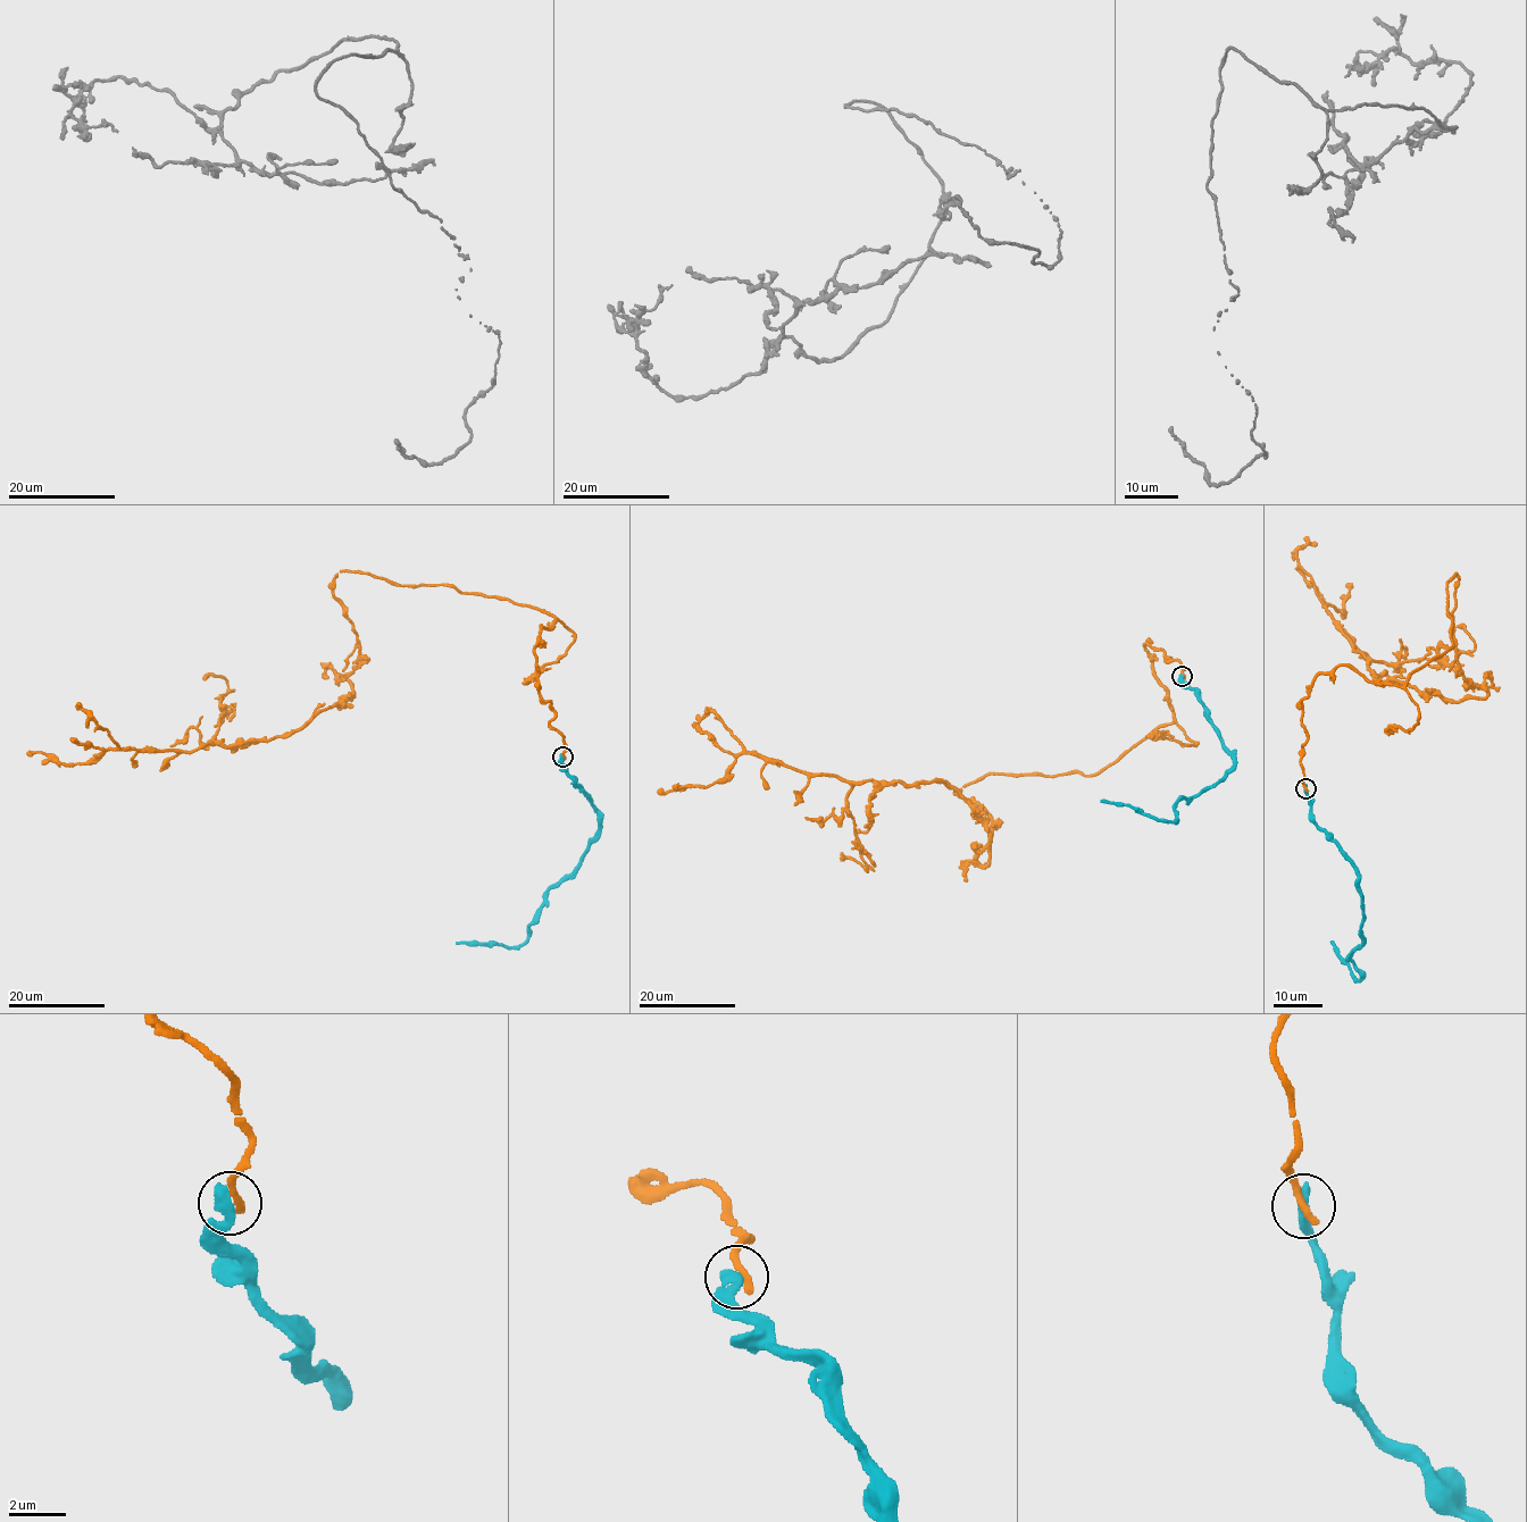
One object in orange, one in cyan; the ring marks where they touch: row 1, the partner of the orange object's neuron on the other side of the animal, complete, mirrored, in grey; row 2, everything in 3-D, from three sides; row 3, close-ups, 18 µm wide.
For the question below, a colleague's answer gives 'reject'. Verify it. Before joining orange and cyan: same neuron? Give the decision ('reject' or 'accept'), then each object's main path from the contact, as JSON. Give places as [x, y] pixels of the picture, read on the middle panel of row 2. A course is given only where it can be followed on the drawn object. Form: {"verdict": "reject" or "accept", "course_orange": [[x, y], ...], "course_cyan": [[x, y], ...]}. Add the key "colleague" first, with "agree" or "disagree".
{"colleague": "agree", "verdict": "reject", "course_orange": [[1183, 676], [1149, 641], [1174, 721], [1096, 774], [965, 785], [990, 863], [946, 783], [751, 753], [658, 789]], "course_cyan": [[1182, 676], [1187, 687], [1198, 693], [1232, 755], [1233, 768], [1190, 802], [1177, 801], [1174, 821], [1101, 801]]}

